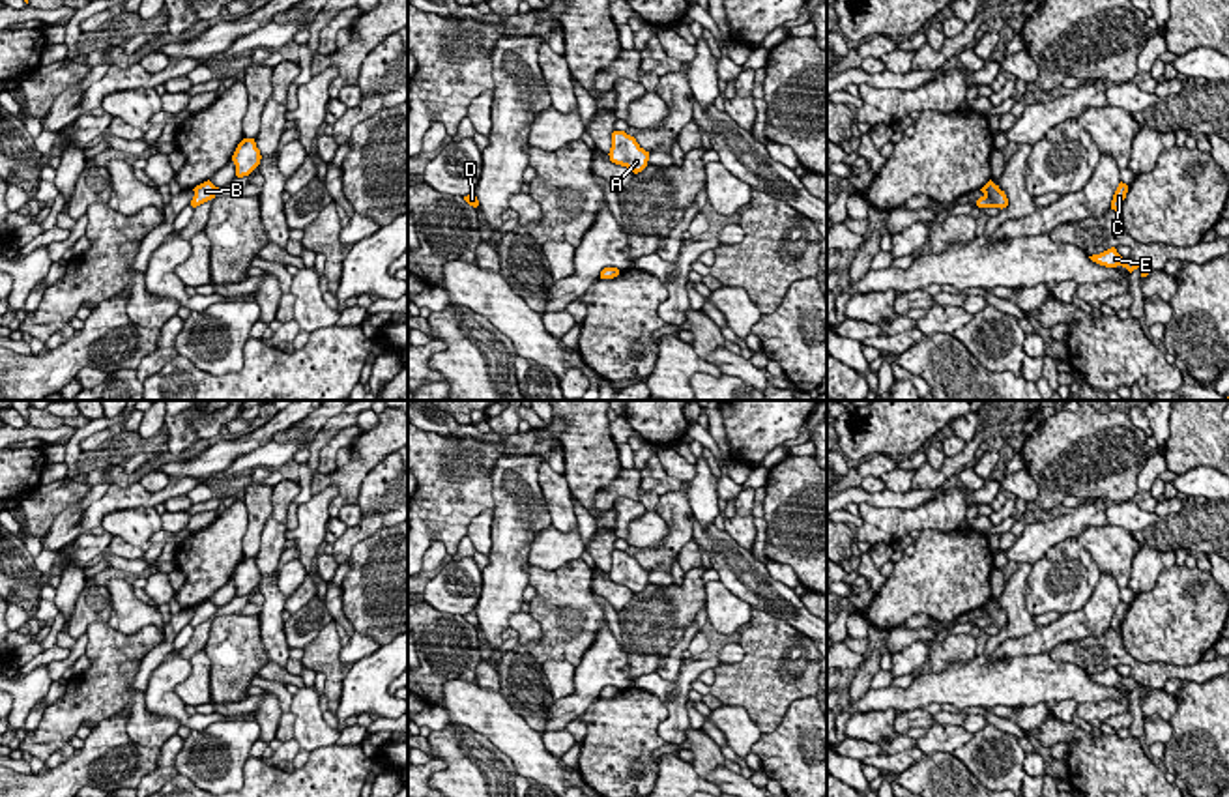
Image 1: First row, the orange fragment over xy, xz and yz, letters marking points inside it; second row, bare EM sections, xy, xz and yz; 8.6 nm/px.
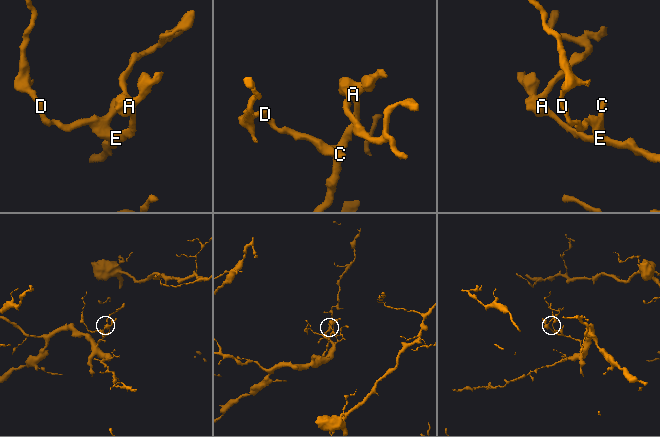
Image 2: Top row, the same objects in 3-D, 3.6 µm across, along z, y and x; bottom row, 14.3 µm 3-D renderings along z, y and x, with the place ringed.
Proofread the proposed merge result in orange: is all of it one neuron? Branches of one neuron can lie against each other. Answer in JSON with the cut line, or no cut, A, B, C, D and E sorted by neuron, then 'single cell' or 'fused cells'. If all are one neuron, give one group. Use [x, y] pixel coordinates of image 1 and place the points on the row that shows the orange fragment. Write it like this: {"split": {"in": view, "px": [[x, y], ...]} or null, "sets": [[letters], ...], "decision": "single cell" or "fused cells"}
{"split": null, "sets": [["A", "B", "C", "D", "E"]], "decision": "single cell"}

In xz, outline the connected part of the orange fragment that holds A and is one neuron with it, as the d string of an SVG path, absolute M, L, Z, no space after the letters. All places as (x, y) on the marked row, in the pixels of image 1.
M625 131L612 133L610 161L621 167L627 167L634 174L642 172L647 167L649 152L645 152L634 137Z

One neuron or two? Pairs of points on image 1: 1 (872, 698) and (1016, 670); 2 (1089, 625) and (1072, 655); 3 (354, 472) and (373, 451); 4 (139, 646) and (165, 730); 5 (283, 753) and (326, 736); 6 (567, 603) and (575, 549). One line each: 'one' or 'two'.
1: one
2: two
3: one
4: one
5: two
6: two

